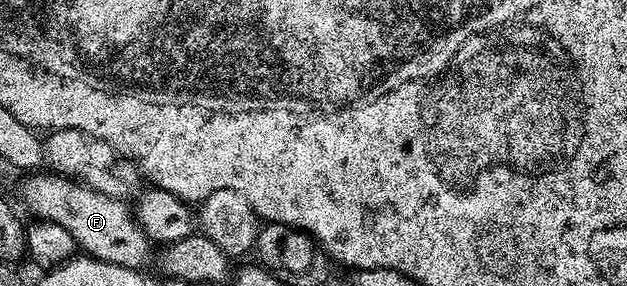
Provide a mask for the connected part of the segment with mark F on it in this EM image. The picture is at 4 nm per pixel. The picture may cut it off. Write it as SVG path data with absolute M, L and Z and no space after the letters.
M33 172L28 175L25 190L29 199L25 206L34 219L63 224L71 236L75 236L78 247L88 257L97 258L107 264L119 264L132 270L141 270L149 262L151 241L143 232L136 217L122 199L112 198L72 179L62 178L52 172Z

